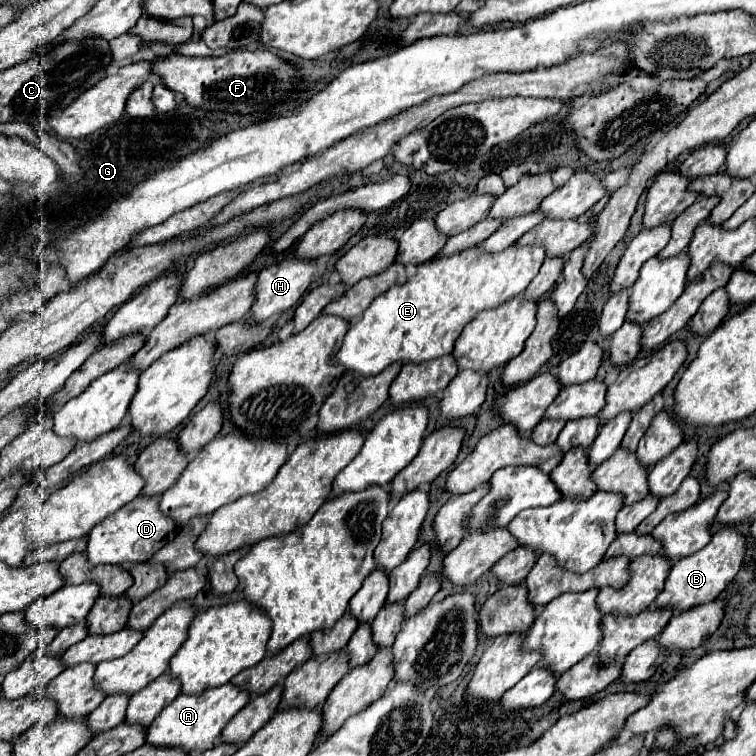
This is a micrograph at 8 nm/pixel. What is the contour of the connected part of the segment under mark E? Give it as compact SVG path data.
M511 244L501 252L485 252L479 250L479 246L473 246L425 262L417 266L413 278L375 298L363 318L351 324L337 352L337 360L347 370L375 376L393 362L421 364L449 354L465 324L477 312L495 308L521 294L539 272L543 260L543 246Z

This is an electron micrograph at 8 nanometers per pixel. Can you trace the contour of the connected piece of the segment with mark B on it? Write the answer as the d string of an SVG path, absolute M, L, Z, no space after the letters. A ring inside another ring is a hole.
M725 526L717 530L705 548L673 564L669 578L665 582L665 590L657 596L655 604L659 608L671 606L675 610L689 610L697 604L715 600L739 572L745 558L745 544L747 544L747 538L737 528Z

